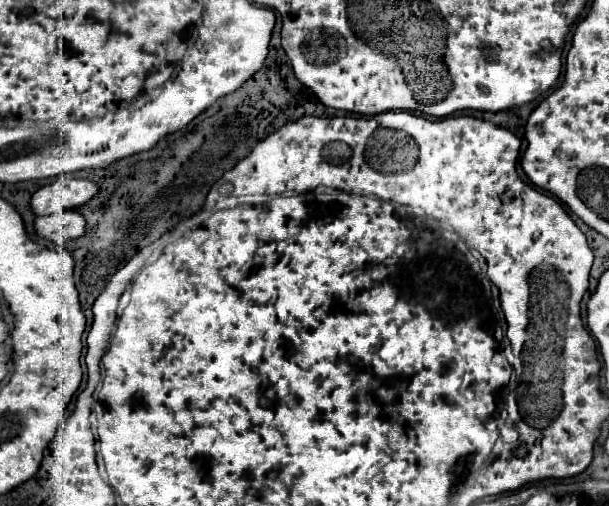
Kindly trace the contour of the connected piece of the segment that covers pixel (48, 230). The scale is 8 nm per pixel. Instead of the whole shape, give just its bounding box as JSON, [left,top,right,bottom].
[36,210,86,244]

